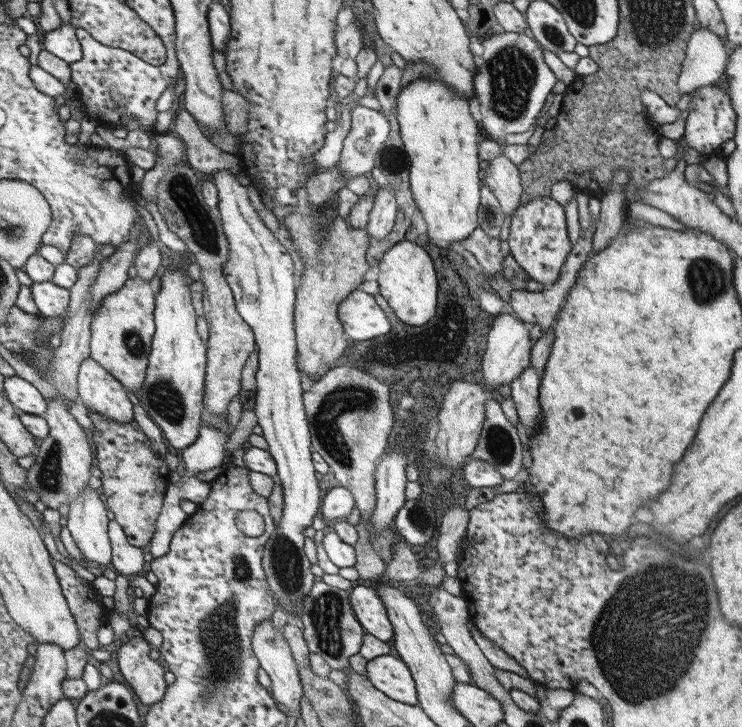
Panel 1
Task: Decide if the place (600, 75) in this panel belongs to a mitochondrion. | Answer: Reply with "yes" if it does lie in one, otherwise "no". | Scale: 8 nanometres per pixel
no

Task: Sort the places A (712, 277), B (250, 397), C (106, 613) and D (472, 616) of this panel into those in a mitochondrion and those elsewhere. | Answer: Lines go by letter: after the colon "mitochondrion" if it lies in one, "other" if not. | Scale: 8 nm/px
A: mitochondrion
B: other
C: other
D: other

